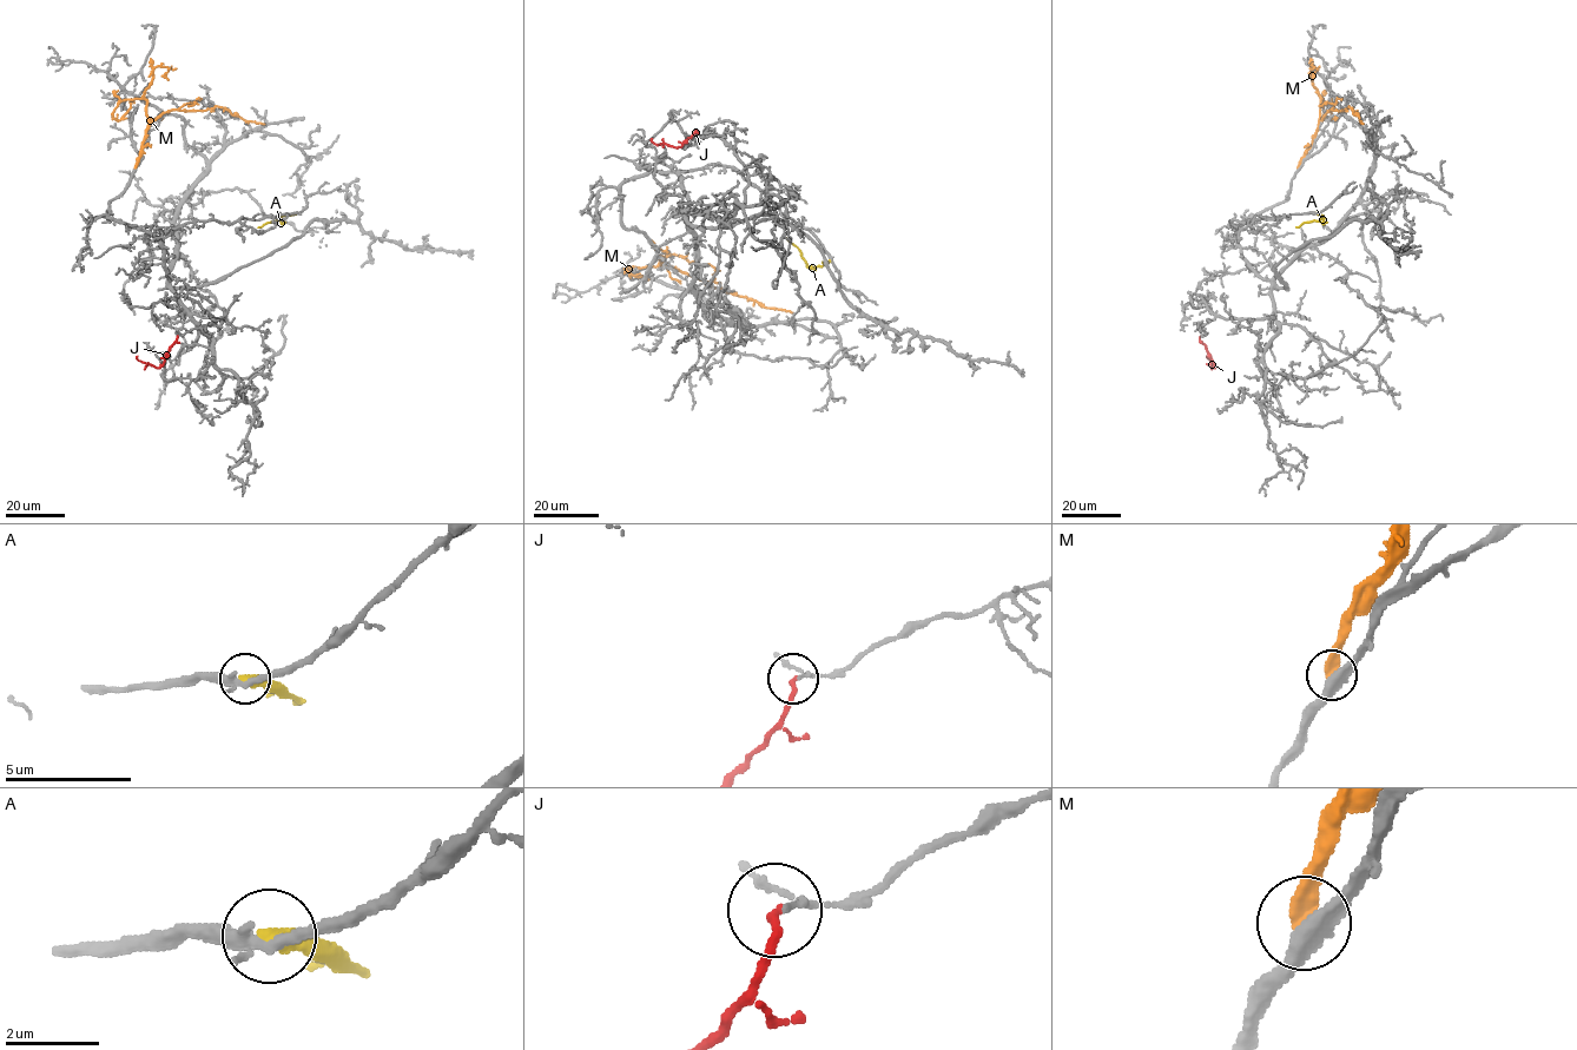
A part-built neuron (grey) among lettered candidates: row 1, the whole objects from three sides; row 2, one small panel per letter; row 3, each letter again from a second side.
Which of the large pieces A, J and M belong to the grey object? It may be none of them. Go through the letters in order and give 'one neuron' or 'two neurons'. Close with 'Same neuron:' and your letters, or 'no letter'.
A: two neurons
J: two neurons
M: two neurons
Same neuron: no letter

